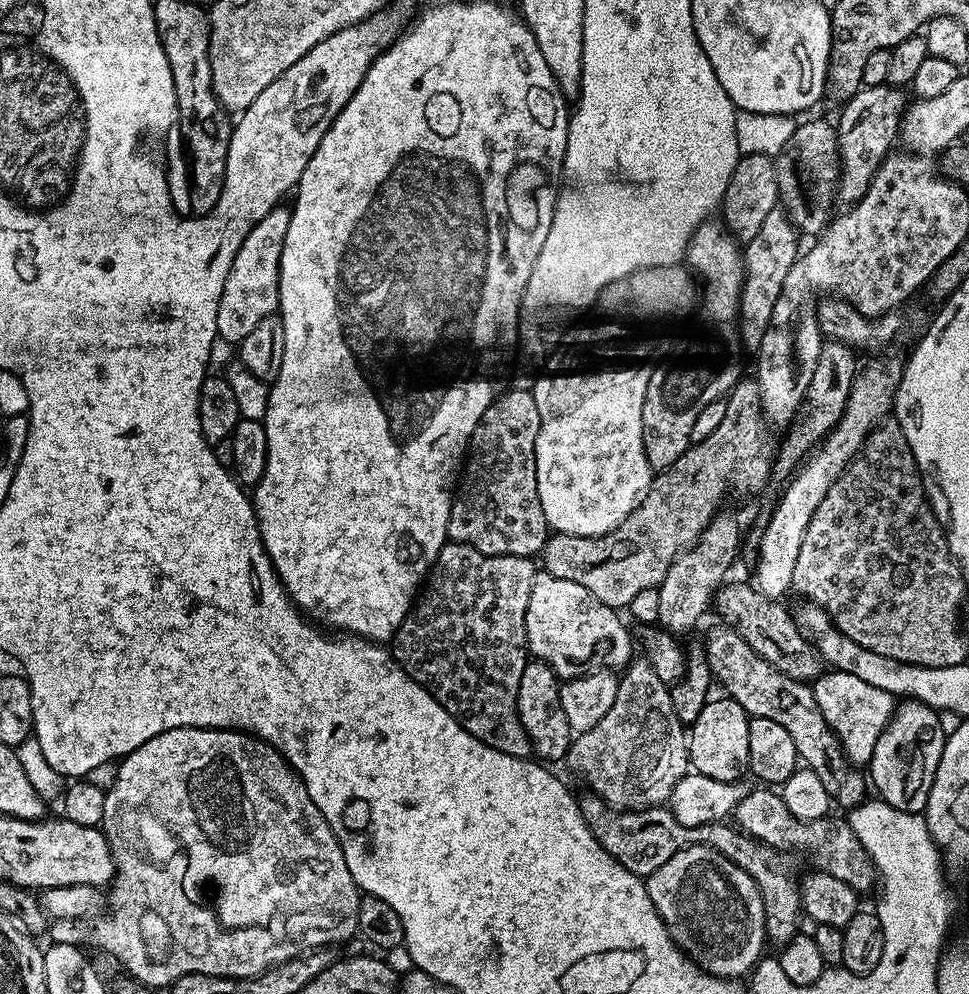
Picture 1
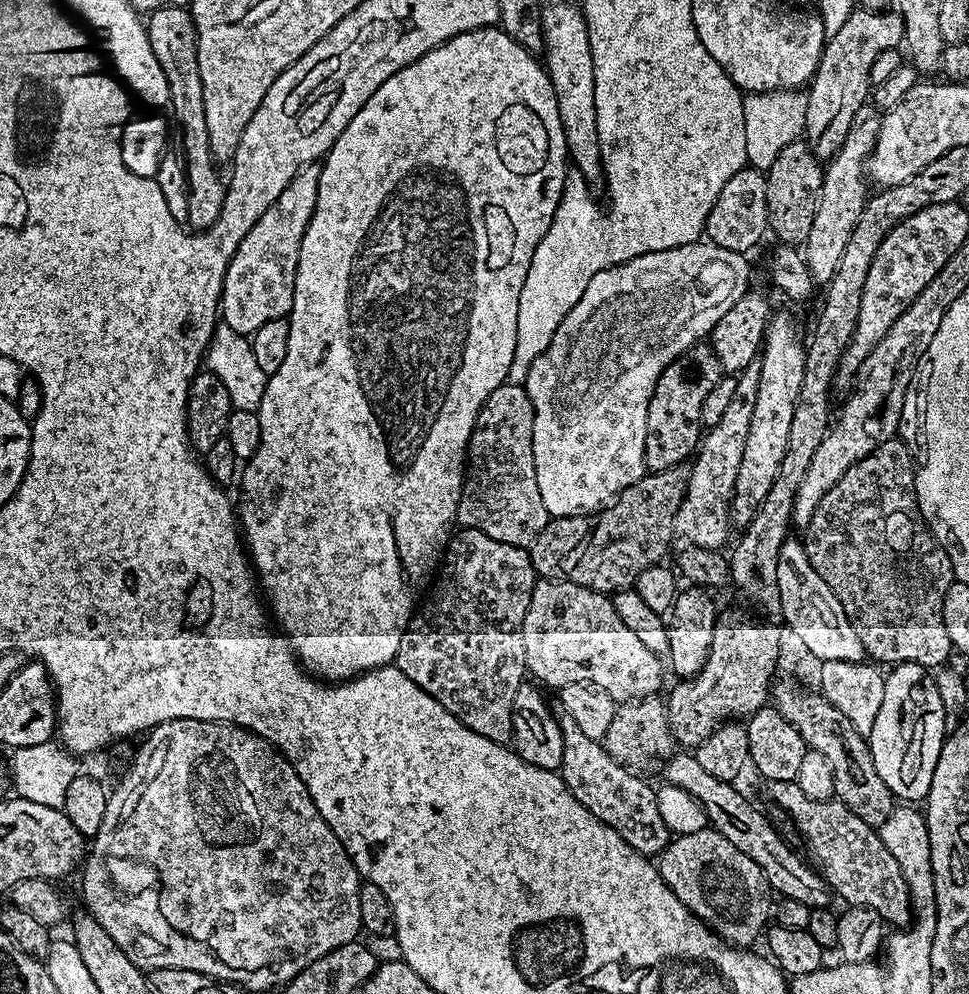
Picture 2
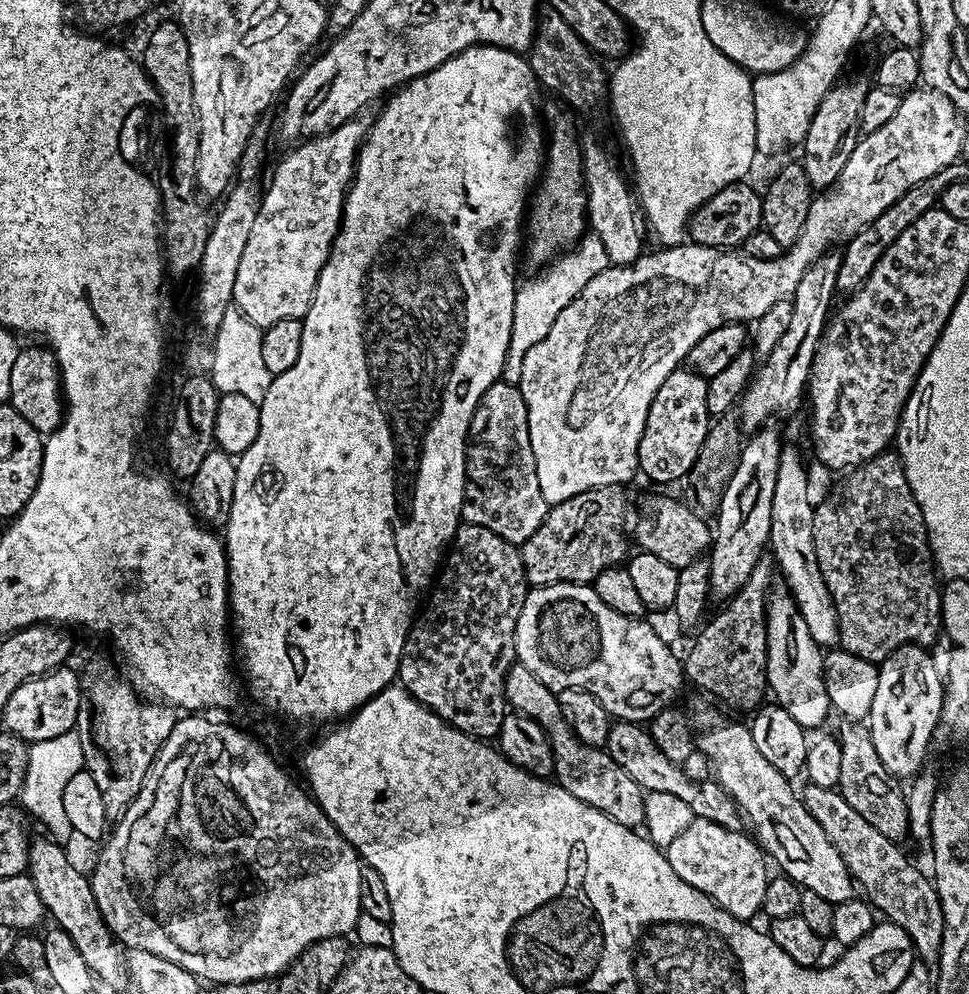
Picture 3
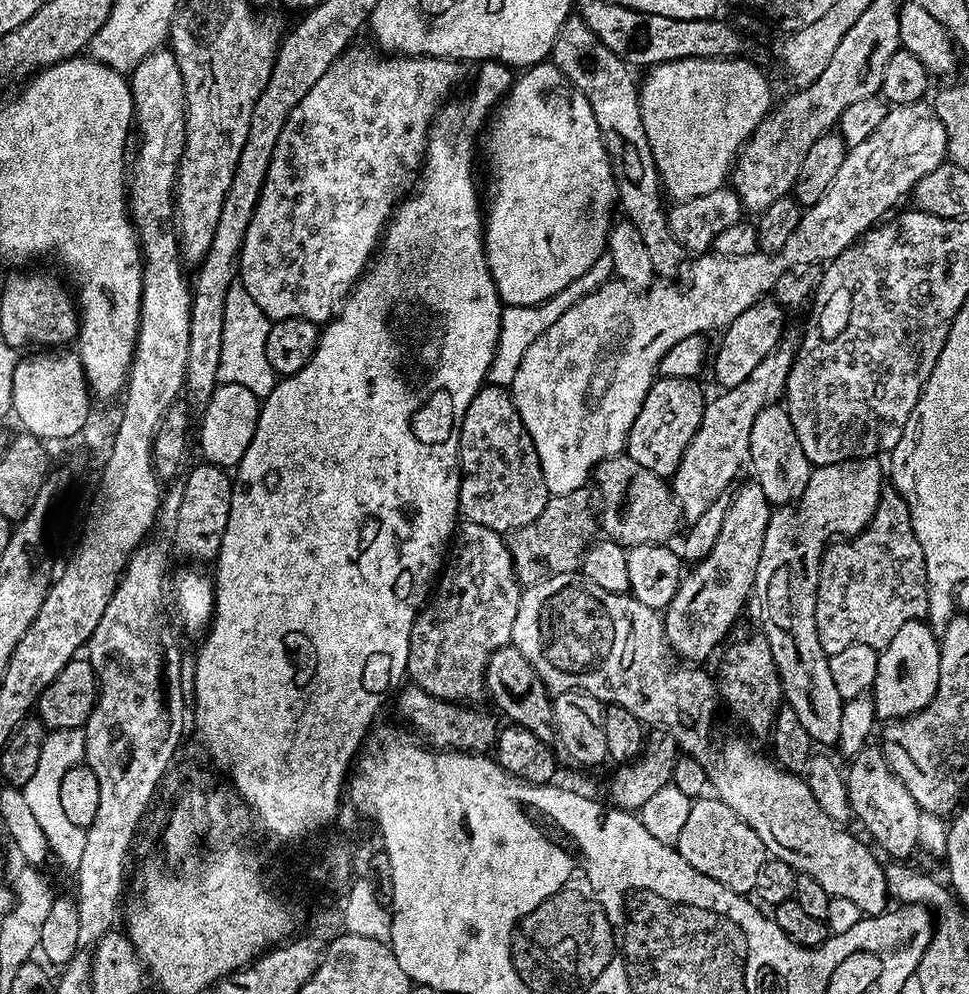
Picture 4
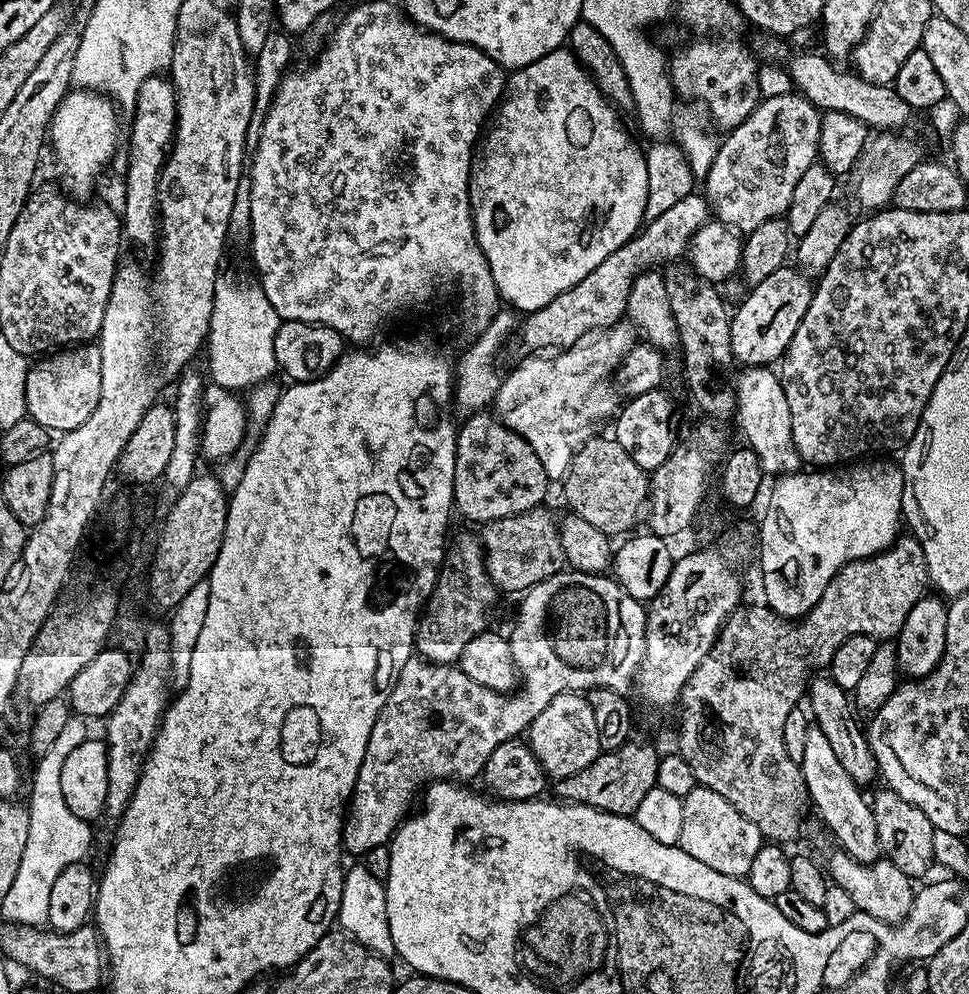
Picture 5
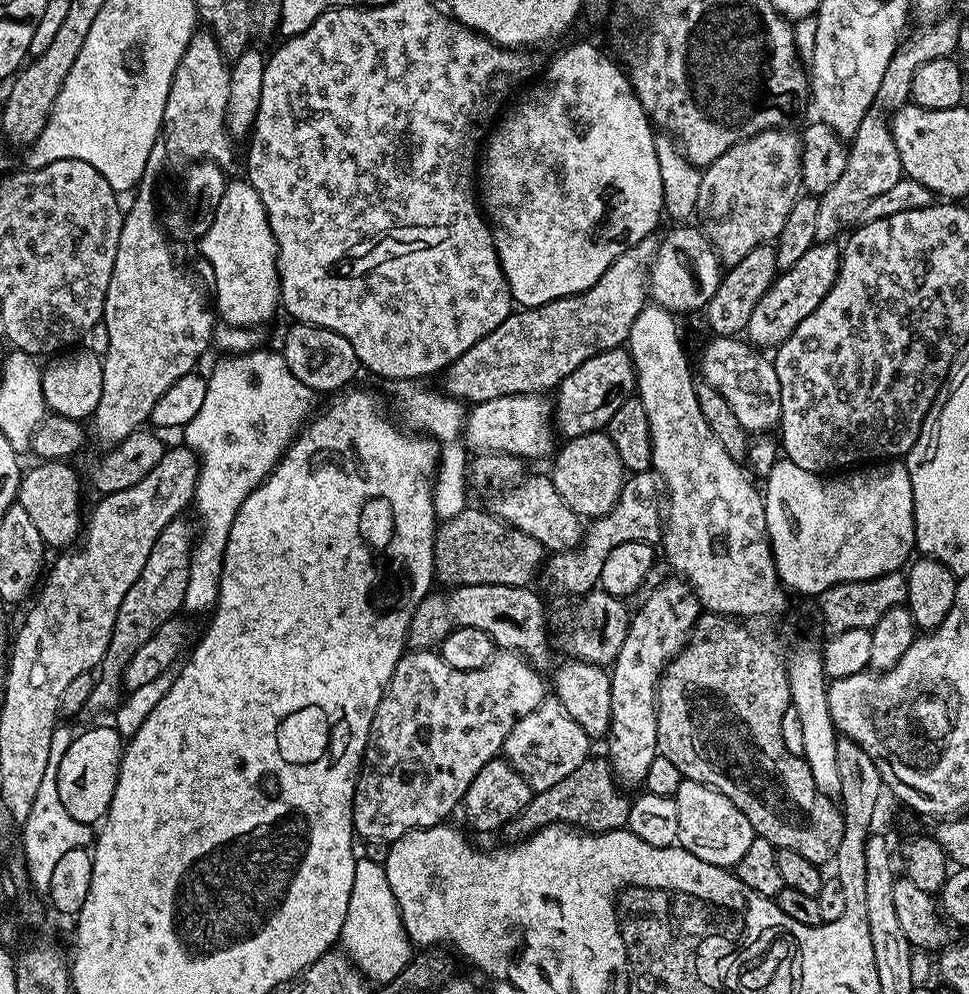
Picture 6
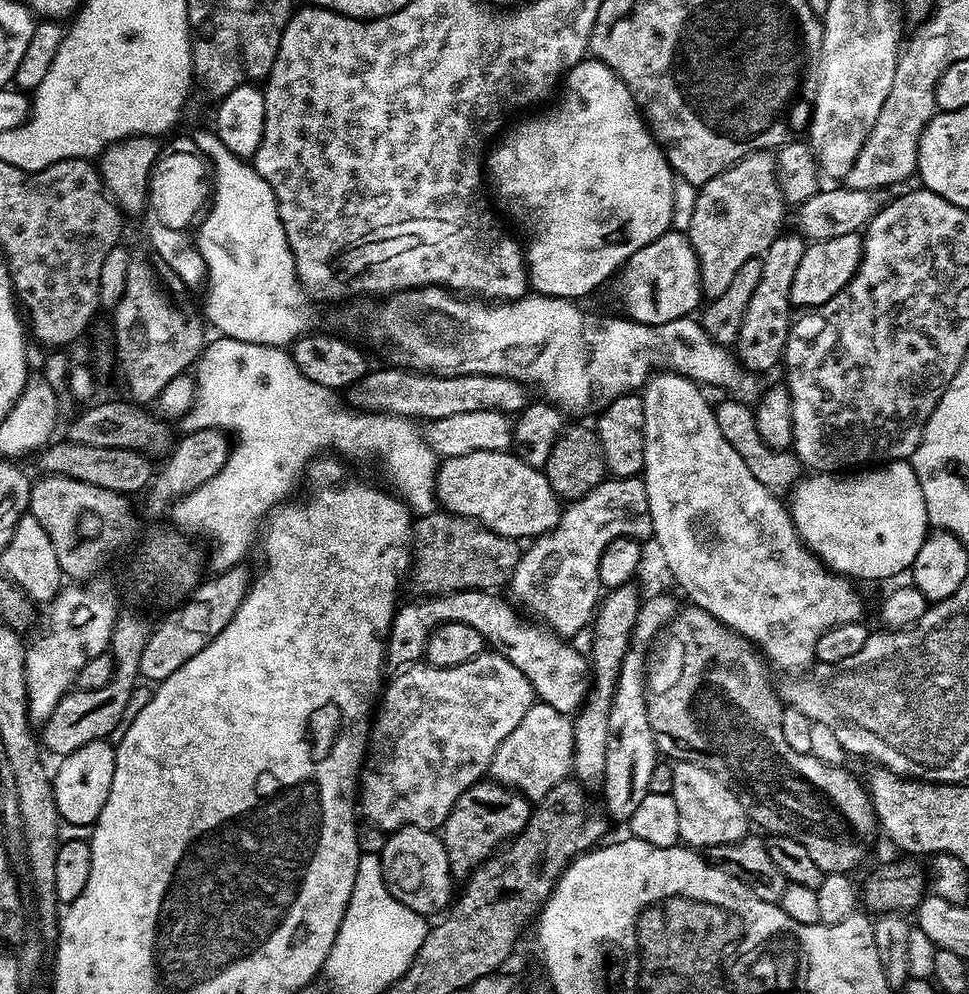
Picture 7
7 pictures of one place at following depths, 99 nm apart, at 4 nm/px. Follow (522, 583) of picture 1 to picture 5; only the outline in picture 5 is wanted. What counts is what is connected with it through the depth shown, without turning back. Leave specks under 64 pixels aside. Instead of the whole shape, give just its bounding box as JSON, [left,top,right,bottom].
[415,532,498,665]

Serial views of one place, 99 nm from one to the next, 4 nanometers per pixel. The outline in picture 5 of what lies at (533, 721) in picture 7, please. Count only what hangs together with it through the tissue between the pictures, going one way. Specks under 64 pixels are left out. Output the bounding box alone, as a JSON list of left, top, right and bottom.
[526,692,602,777]

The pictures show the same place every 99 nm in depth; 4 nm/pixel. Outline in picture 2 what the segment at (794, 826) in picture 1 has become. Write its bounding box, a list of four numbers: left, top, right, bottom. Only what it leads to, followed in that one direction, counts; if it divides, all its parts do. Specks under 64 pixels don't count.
[767,780,914,926]

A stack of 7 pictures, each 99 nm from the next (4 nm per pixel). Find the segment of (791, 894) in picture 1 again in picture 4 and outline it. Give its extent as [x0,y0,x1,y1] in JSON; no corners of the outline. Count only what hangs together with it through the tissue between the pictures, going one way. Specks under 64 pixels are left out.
[484,646,556,745]

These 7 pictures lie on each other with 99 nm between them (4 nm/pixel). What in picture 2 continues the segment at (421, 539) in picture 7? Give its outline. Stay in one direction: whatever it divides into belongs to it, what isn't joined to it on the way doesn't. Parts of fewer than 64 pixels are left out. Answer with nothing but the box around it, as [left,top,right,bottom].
[530,467,687,594]

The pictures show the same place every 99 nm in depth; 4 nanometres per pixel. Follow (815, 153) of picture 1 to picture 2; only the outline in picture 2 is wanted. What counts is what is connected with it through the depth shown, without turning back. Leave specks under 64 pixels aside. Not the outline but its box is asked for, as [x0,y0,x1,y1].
[764,139,824,245]

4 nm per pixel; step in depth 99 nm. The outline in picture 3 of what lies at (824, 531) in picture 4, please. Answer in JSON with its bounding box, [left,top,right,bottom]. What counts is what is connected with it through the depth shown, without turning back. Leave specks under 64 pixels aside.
[766,586,833,730]

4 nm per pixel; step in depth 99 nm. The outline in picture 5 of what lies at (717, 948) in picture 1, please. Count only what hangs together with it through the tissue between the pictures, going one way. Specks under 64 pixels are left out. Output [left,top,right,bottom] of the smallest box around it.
[678,786,762,877]

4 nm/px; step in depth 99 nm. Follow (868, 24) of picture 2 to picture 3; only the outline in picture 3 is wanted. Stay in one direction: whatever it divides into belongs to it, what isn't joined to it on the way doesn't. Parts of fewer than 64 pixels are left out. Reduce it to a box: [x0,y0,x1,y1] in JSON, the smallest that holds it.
[802,80,869,190]

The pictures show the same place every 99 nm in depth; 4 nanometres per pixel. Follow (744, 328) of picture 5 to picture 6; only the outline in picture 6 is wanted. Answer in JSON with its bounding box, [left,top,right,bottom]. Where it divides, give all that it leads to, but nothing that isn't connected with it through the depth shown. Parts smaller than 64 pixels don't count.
[746,242,842,350]

